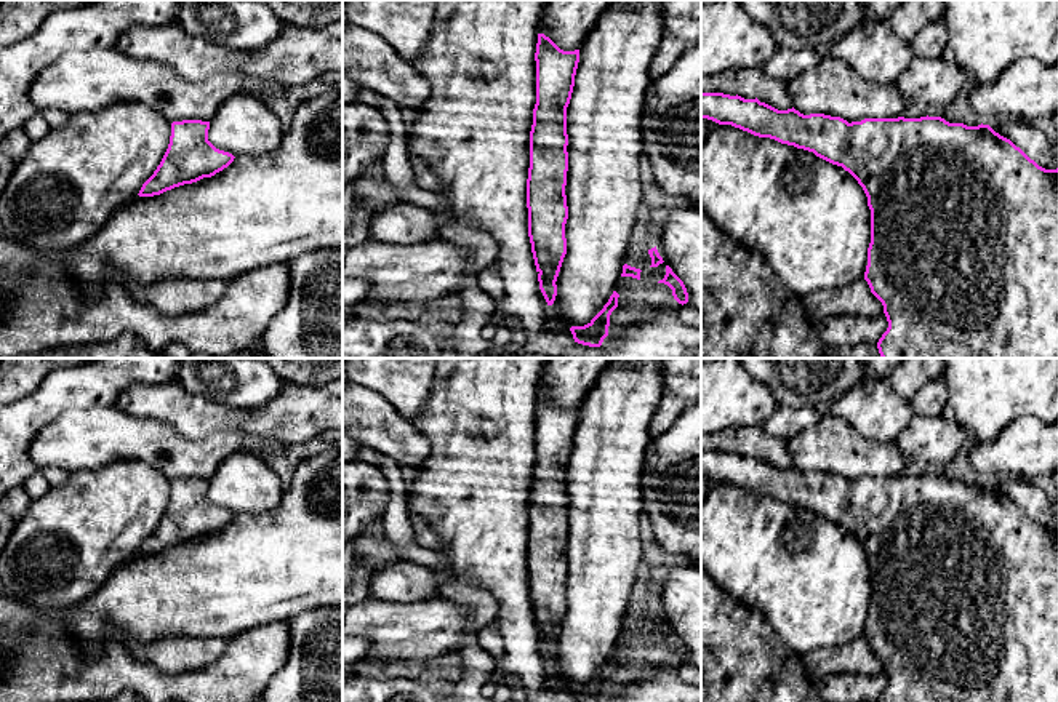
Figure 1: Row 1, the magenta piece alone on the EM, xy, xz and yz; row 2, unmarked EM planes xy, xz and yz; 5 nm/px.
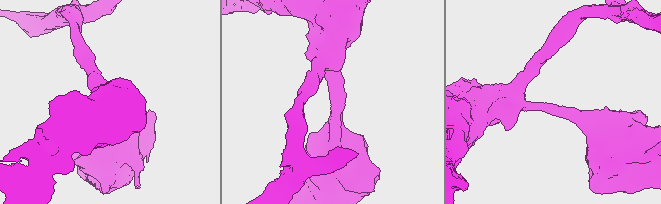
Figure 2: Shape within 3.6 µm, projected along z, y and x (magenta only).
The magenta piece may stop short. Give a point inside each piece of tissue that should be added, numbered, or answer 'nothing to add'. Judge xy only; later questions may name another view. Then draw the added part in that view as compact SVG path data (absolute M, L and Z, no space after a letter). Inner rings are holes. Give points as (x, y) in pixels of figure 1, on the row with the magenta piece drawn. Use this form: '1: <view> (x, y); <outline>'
nothing to add

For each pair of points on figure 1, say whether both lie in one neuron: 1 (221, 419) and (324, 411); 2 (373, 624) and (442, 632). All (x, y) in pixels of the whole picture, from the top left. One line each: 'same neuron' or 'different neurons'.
1: same neuron
2: same neuron

